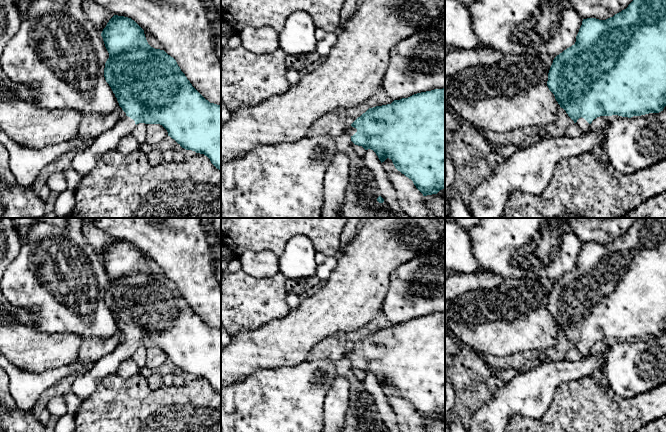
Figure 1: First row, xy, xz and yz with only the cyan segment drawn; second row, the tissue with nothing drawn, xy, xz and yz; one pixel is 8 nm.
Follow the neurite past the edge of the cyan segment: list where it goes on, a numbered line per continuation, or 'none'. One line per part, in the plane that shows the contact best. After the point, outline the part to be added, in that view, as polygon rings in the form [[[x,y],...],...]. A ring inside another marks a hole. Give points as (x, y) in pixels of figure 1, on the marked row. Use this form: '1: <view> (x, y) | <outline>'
1: yz (581, 122) | [[[582,117],[577,120],[576,124],[582,131],[586,133],[590,130],[590,124]]]

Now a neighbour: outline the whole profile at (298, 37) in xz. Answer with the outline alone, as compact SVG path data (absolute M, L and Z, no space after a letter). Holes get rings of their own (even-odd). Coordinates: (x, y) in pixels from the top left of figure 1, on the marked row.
M293 12L279 33L279 48L286 55L301 55L316 51L316 26L308 12Z

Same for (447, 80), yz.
M445 78L445 110L449 110L450 108L449 103L450 87L451 87L451 79Z

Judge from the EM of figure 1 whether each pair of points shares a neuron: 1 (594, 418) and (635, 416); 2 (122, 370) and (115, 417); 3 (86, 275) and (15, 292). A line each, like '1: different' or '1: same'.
1: same
2: different
3: same

